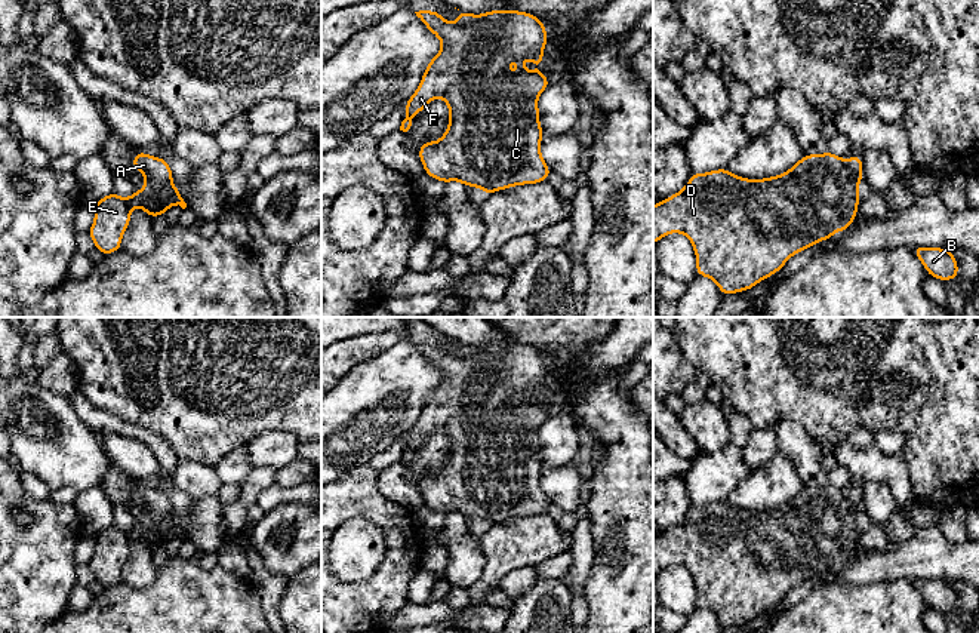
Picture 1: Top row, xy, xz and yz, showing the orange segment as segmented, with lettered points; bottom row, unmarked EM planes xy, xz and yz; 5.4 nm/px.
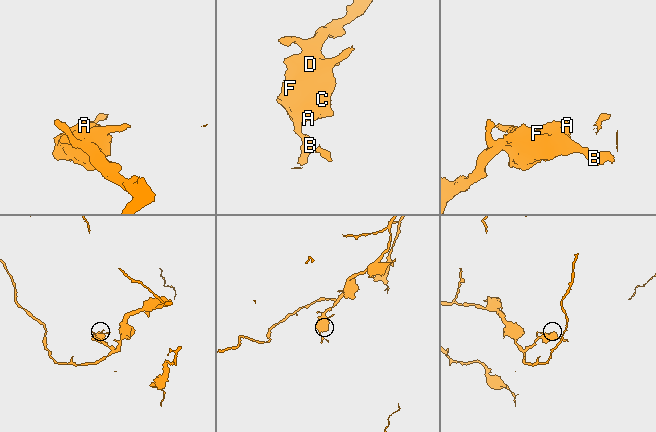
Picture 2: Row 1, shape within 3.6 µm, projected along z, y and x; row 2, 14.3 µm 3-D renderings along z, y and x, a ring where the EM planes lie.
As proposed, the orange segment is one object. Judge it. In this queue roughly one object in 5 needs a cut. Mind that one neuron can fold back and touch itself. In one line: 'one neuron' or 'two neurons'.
two neurons

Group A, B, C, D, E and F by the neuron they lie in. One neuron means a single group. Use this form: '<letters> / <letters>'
A / B C D E F

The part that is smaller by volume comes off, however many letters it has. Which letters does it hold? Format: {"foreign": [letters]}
{"foreign": ["A"]}

